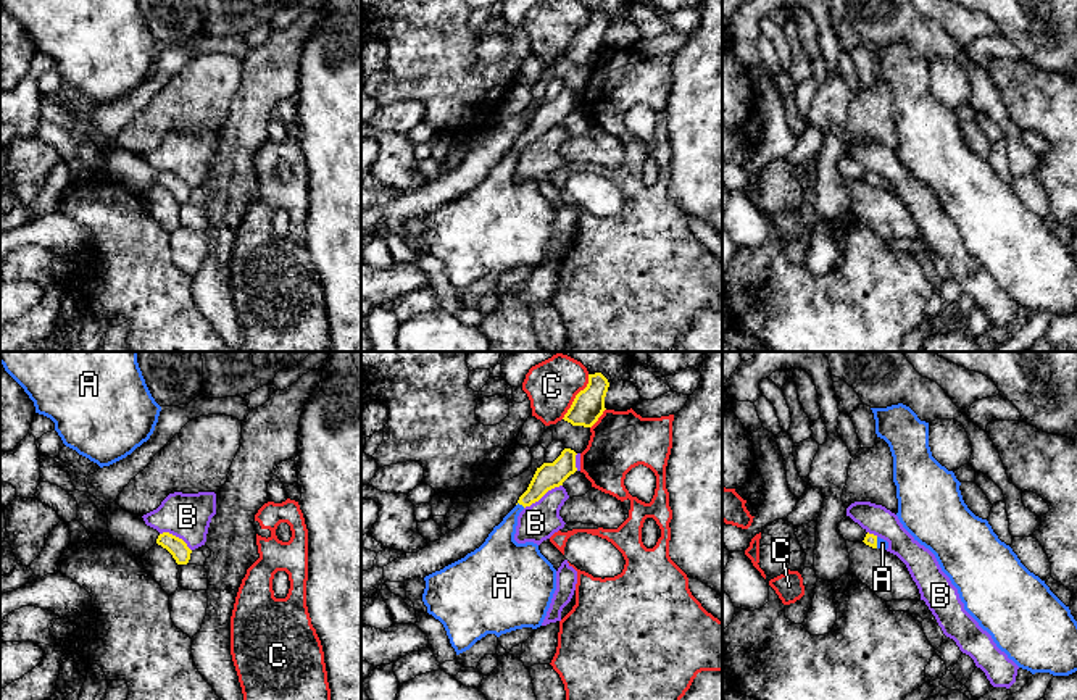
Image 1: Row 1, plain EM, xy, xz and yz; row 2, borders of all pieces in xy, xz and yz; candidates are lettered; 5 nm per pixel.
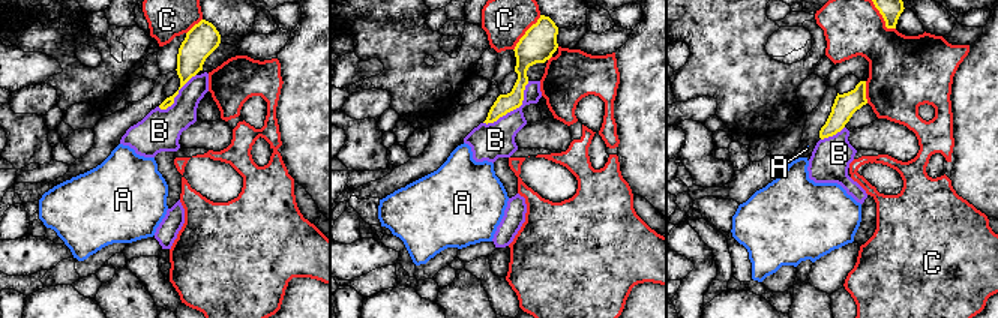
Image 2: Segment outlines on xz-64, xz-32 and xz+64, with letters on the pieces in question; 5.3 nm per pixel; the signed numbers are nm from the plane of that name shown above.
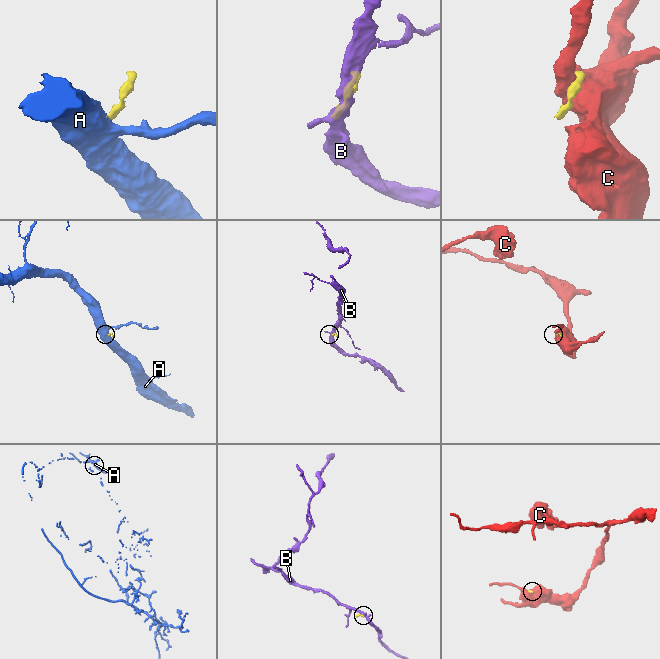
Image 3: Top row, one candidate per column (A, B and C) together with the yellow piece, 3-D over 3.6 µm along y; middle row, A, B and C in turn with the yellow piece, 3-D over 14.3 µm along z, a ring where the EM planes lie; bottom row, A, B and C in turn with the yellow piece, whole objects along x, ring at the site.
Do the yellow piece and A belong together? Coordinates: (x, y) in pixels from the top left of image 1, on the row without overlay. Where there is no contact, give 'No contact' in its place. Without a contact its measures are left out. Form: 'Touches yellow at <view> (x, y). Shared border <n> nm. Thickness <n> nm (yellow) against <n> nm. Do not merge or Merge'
Touches yellow at xz (521, 142). Shared border 50 nm. Thickness 130 nm (yellow) against 170 nm. Merge

